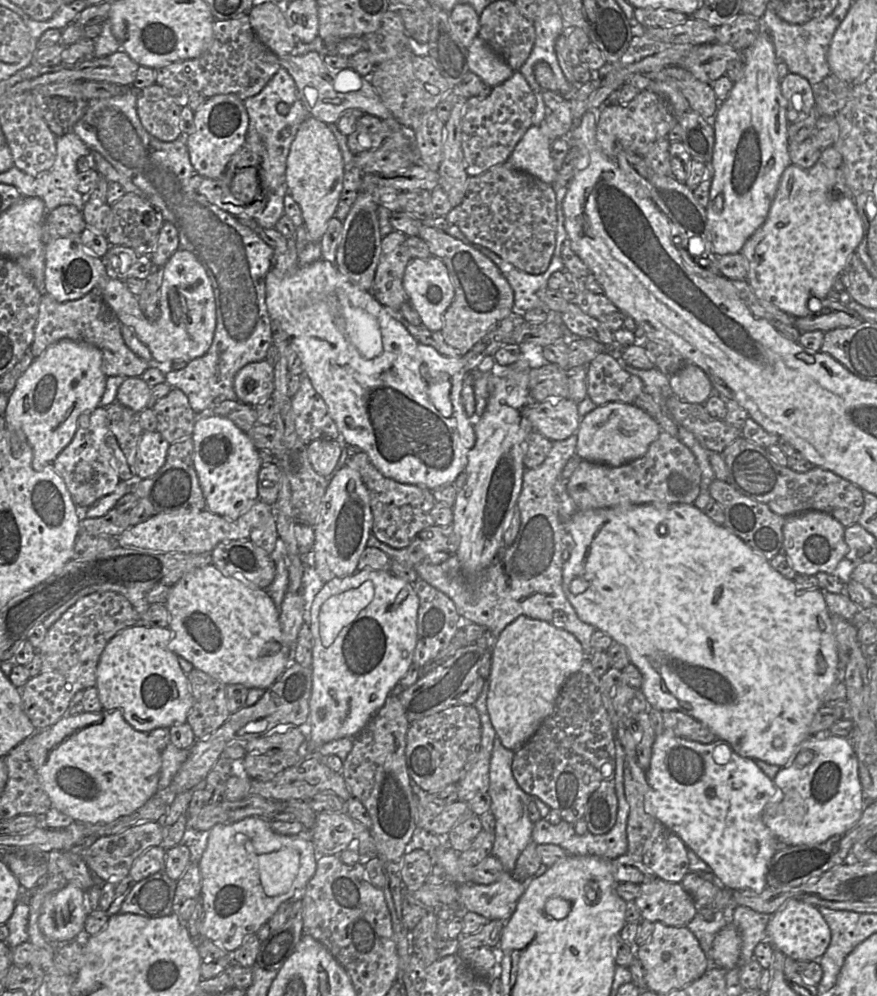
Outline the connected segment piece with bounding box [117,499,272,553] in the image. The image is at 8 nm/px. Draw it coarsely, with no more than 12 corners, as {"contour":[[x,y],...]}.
{"contour":[[259,499],[237,520],[206,508],[162,512],[127,528],[120,547],[211,553],[271,516]]}

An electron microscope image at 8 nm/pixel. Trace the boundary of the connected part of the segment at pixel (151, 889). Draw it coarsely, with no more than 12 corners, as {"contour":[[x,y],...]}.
{"contour":[[162,869],[138,882],[120,913],[173,912],[177,881]]}

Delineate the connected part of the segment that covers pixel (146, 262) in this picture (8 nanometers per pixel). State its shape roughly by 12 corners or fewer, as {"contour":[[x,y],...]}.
{"contour":[[110,246],[100,258],[112,279],[146,279],[148,255]]}

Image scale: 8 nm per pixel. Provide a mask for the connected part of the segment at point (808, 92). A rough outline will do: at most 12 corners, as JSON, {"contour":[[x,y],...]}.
{"contour":[[789,72],[780,87],[788,123],[807,118],[815,105],[808,80]]}

